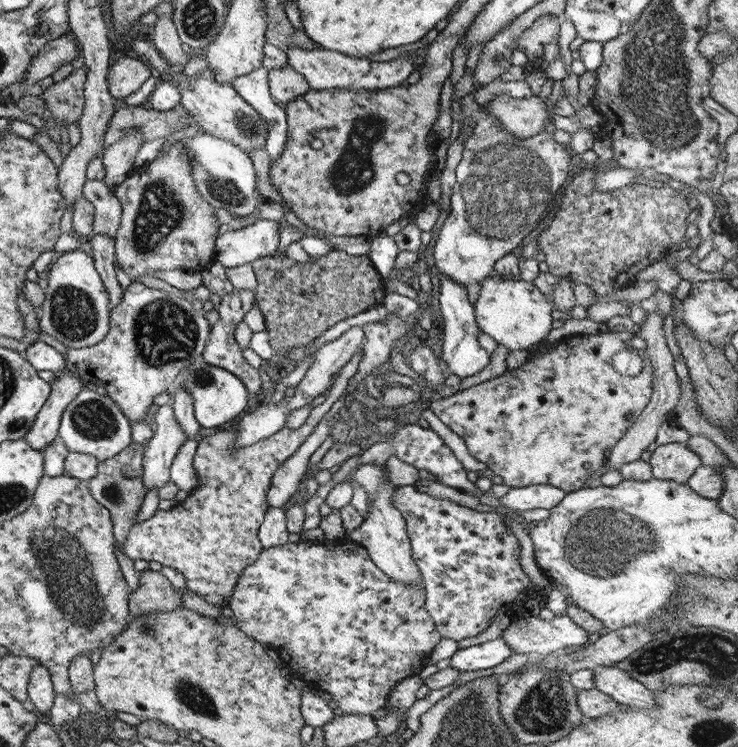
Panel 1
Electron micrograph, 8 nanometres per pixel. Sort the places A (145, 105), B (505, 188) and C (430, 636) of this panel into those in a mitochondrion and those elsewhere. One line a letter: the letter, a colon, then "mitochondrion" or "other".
A: other
B: mitochondrion
C: other

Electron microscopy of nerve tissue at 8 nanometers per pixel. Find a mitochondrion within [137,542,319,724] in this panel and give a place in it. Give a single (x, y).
(189, 693)

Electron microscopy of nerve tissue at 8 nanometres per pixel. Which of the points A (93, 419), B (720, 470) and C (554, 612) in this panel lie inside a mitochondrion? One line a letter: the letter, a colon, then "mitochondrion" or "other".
A: mitochondrion
B: other
C: other

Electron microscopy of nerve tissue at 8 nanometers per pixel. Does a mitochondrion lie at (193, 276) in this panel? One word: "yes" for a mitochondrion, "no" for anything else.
no

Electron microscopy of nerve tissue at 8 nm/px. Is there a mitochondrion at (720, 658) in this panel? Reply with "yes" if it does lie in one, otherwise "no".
yes

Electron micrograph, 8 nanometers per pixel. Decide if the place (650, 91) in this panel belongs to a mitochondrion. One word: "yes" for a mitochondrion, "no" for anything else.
yes

